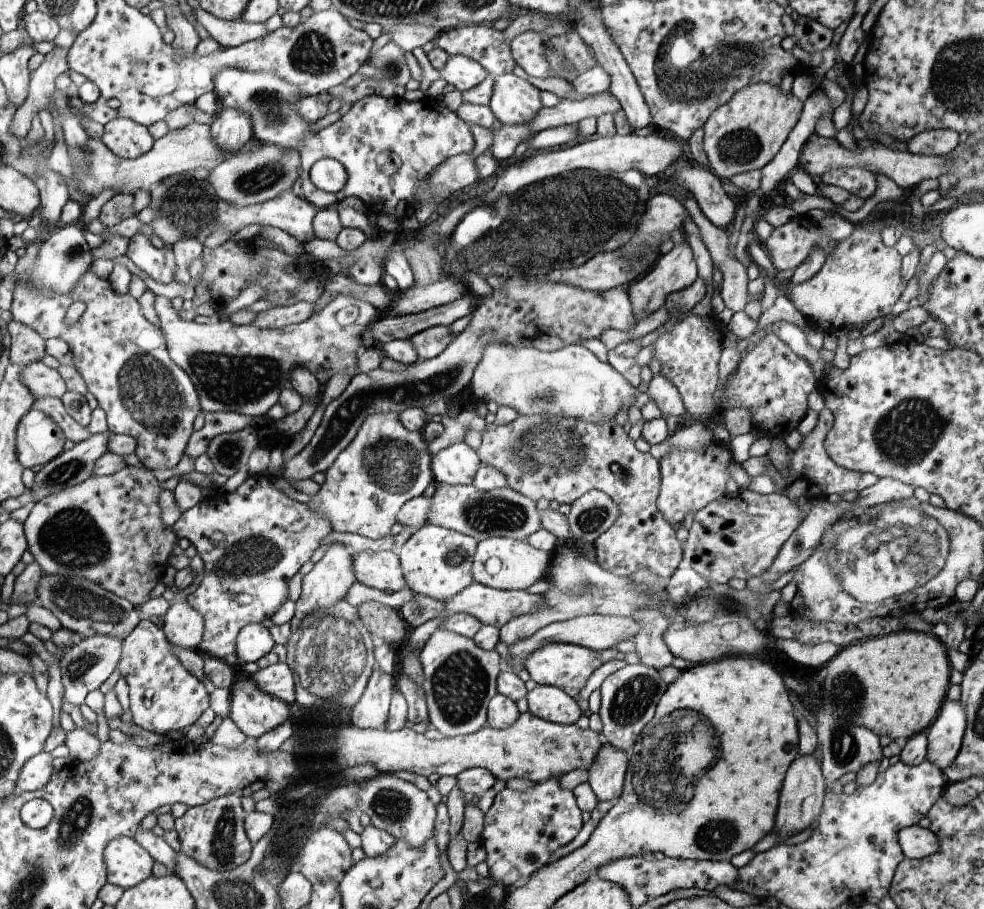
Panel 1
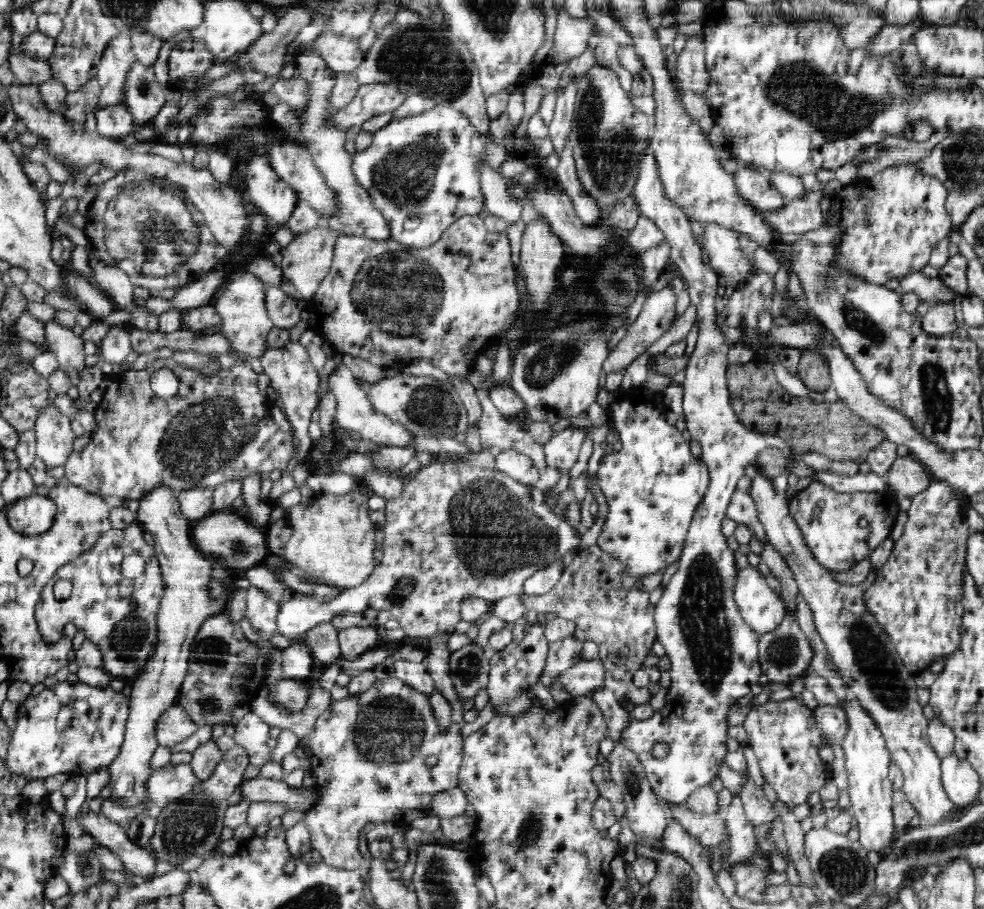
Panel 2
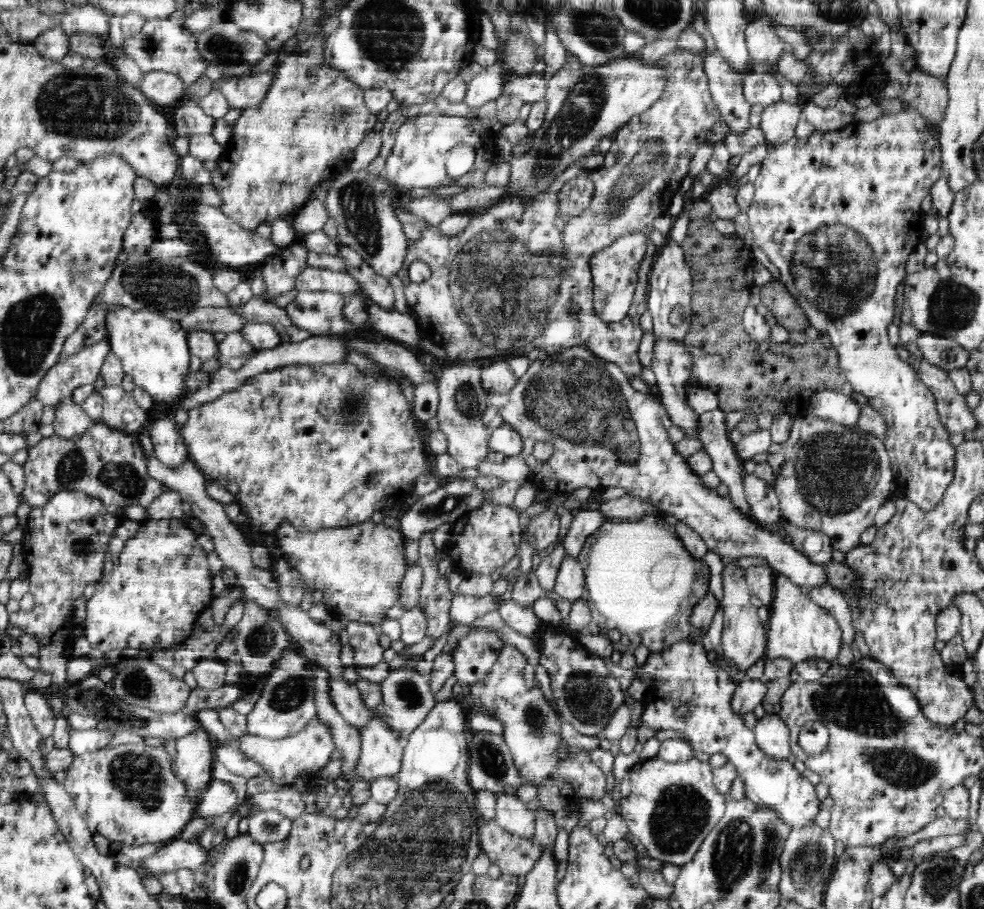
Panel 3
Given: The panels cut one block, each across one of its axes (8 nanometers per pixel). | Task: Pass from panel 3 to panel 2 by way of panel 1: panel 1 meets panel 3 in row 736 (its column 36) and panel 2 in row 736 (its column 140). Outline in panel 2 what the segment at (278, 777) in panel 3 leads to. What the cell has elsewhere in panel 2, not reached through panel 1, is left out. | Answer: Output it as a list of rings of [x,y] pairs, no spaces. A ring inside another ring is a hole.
[[[387,677],[384,680],[377,681],[372,688],[366,690],[362,695],[332,701],[328,710],[318,716],[316,719],[316,730],[314,730],[314,734],[306,740],[306,748],[308,748],[308,752],[312,754],[310,762],[312,762],[312,766],[314,766],[313,774],[316,774],[314,786],[315,791],[318,793],[318,799],[312,811],[308,811],[305,814],[303,823],[310,833],[311,845],[320,852],[323,861],[336,868],[358,870],[364,862],[358,850],[357,843],[358,837],[360,836],[359,831],[362,830],[365,824],[368,824],[368,822],[392,822],[392,820],[396,820],[396,818],[400,816],[400,812],[406,812],[406,810],[429,810],[435,794],[444,792],[444,790],[448,790],[449,788],[458,787],[458,774],[464,749],[461,726],[462,725],[457,722],[451,722],[450,726],[447,728],[440,727],[436,722],[429,696],[415,690],[408,684],[405,684],[404,681],[395,677]],[[429,756],[435,756],[438,759],[438,764],[436,764],[434,768],[428,768],[428,766],[426,766],[426,758]]]

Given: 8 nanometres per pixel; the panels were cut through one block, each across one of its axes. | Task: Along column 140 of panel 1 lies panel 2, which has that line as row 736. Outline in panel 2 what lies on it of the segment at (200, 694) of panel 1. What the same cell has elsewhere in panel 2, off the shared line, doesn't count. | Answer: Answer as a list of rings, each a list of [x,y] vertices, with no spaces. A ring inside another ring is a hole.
[[[649,140],[649,146],[645,149],[641,161],[639,173],[633,191],[636,197],[638,210],[643,217],[651,219],[664,233],[665,240],[670,245],[670,264],[688,283],[691,306],[695,306],[698,323],[698,338],[694,351],[691,353],[685,368],[685,380],[681,384],[683,388],[683,414],[686,418],[687,430],[691,438],[701,444],[700,460],[704,461],[710,473],[708,490],[698,504],[694,512],[694,518],[689,526],[684,548],[679,558],[679,568],[672,575],[670,581],[663,590],[662,597],[655,604],[654,618],[658,629],[658,641],[666,649],[666,656],[670,659],[670,688],[666,696],[664,708],[655,712],[650,718],[644,720],[632,719],[629,725],[621,733],[621,743],[626,749],[636,753],[638,760],[642,761],[644,773],[657,796],[666,804],[684,805],[685,800],[700,786],[710,784],[716,776],[719,776],[721,765],[725,763],[729,754],[726,740],[728,740],[728,723],[726,714],[732,706],[737,705],[740,698],[744,698],[751,692],[751,686],[758,684],[761,675],[759,664],[759,641],[760,636],[755,634],[741,618],[734,598],[734,588],[738,566],[733,550],[726,543],[727,536],[722,533],[722,520],[726,518],[727,506],[729,505],[733,490],[741,476],[746,474],[747,466],[756,462],[757,454],[774,446],[779,448],[786,458],[792,458],[793,452],[788,443],[782,443],[782,439],[756,432],[744,427],[736,417],[734,409],[729,401],[729,389],[727,388],[726,366],[728,366],[728,350],[731,344],[726,335],[720,331],[718,321],[720,318],[716,312],[716,292],[719,289],[719,274],[711,266],[705,265],[702,260],[702,246],[694,237],[690,222],[686,215],[680,211],[678,205],[674,205],[664,192],[658,175],[658,163],[654,159],[654,149]],[[664,742],[668,744],[670,752],[664,758],[654,758],[652,755],[654,744]]]

